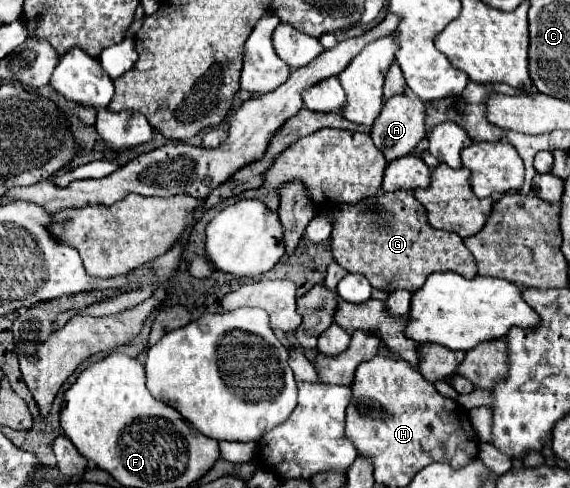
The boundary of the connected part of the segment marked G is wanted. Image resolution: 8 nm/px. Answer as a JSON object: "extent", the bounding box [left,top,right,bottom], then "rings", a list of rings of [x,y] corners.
{"extent":[331,192,477,292],"rings":[[[379,192],[375,196],[367,196],[365,200],[357,204],[341,204],[337,210],[333,210],[335,222],[333,222],[333,232],[331,232],[331,254],[333,260],[343,266],[347,272],[363,274],[371,282],[373,288],[393,292],[393,290],[409,290],[415,292],[423,286],[427,276],[431,272],[445,272],[445,270],[455,270],[465,278],[477,276],[477,264],[473,260],[473,254],[465,248],[463,240],[455,232],[447,230],[437,230],[431,228],[427,222],[427,212],[425,208],[415,200],[413,192]]]}

